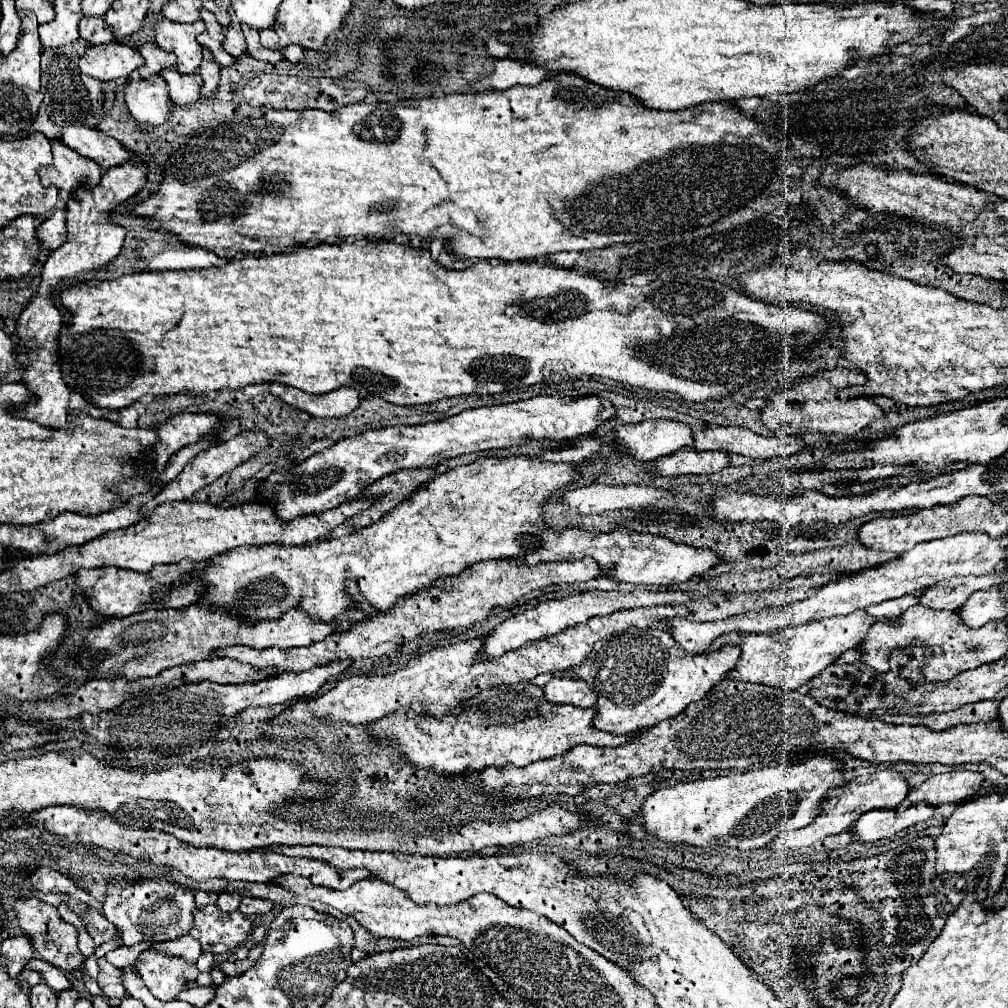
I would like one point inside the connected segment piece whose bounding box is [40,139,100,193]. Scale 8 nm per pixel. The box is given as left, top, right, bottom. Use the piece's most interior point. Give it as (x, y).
(69, 169)

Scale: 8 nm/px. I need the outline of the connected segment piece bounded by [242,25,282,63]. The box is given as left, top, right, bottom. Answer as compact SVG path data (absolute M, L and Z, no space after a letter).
M242 25L242 31L244 31L244 35L246 35L246 47L248 47L248 53L250 53L254 59L268 61L268 63L278 63L278 61L282 59L282 53L280 53L280 51L266 49L266 47L260 45L256 29L248 29L248 25Z

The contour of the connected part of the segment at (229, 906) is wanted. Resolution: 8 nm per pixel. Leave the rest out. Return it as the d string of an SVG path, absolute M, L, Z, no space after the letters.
M220 891L218 895L218 903L216 903L222 911L236 911L238 905L240 905L240 895L234 891L234 893L228 893L228 891Z

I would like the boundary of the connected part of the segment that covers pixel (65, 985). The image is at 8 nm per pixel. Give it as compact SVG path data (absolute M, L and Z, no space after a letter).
M52 965L50 972L40 973L46 984L56 993L61 993L70 989L72 982L66 977L64 972Z

